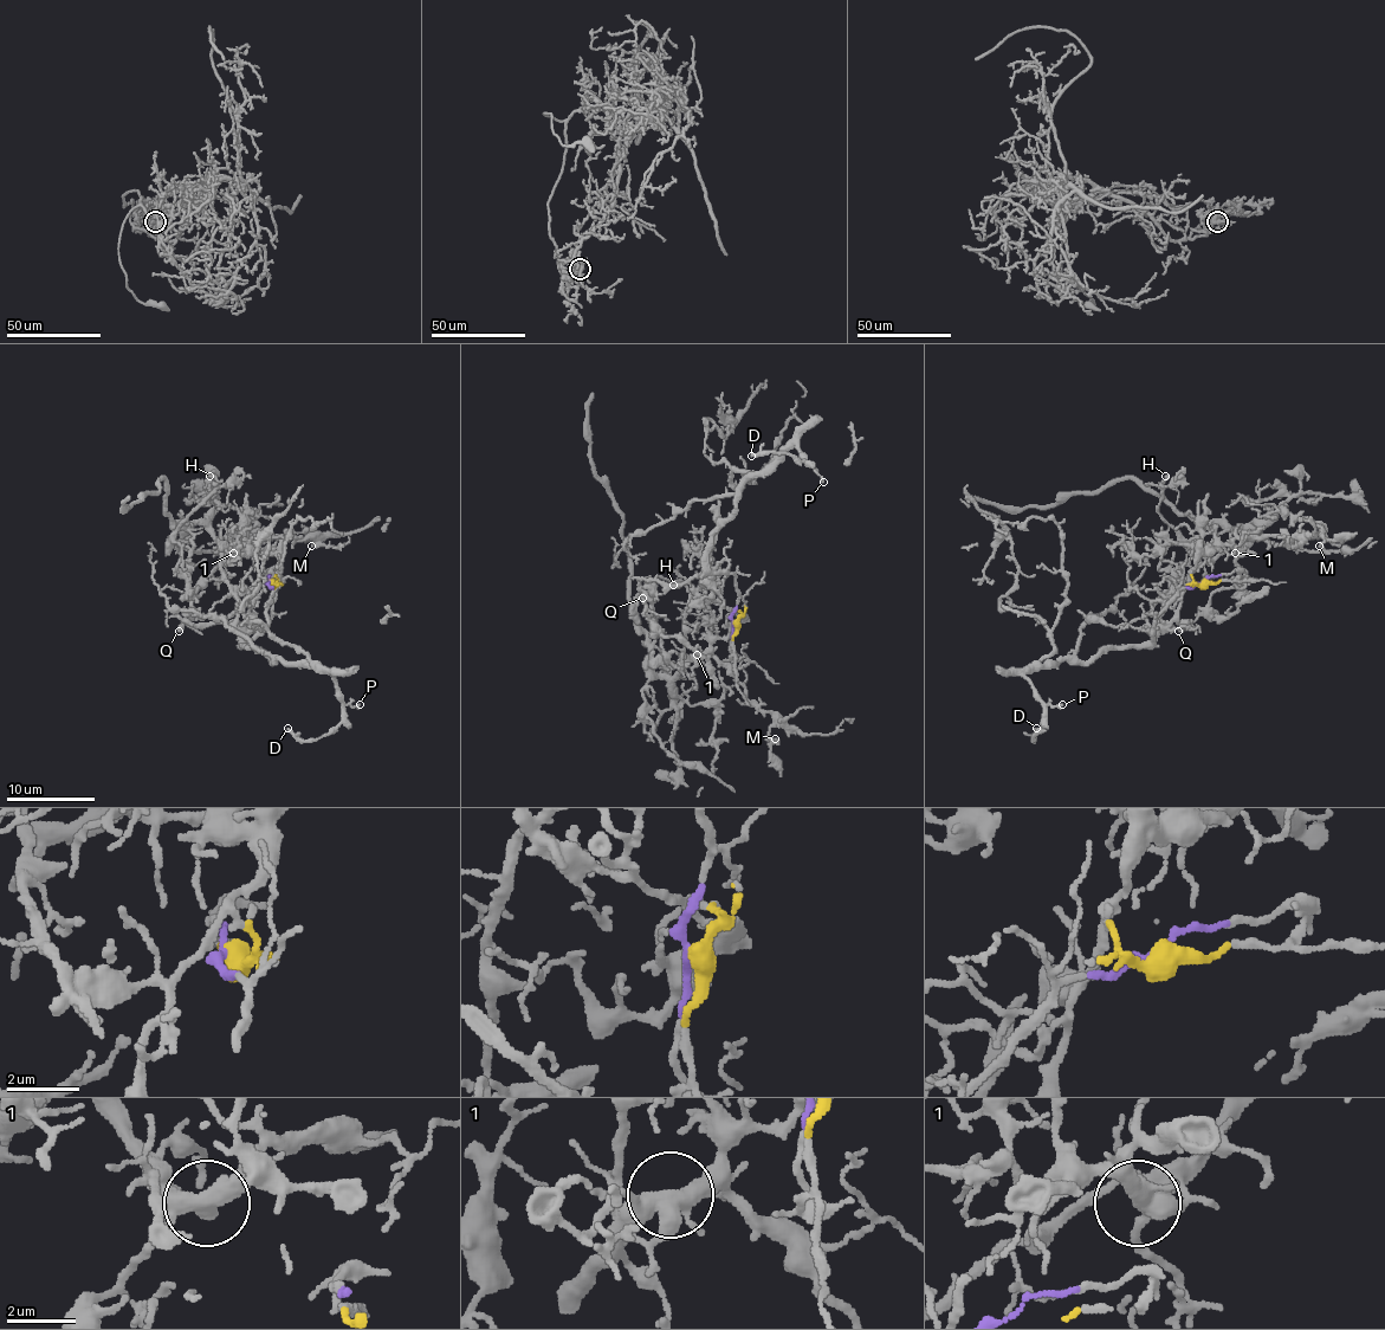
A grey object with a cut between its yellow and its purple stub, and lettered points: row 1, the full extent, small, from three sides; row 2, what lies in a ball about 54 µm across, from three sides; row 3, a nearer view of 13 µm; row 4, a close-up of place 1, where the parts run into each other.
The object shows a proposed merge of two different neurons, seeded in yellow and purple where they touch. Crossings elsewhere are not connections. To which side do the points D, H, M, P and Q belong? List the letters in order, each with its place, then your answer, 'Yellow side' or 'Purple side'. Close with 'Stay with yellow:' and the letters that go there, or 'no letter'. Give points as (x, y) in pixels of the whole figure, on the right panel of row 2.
D: Place: (1036, 728). Purple side
H: Place: (1165, 476). Yellow side
M: Place: (1319, 546). Yellow side
P: Place: (1062, 704). Purple side
Q: Place: (1178, 631). Yellow side
Stay with yellow: H, M, Q

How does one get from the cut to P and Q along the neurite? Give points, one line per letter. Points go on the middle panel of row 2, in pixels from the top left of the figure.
P: (732, 621), (739, 598), (735, 578), (709, 566), (711, 533), (732, 511), (735, 494), (795, 445), (823, 482)
Q: (735, 621), (739, 611), (742, 619), (726, 637), (717, 637), (699, 654), (684, 654), (673, 664), (642, 598)

